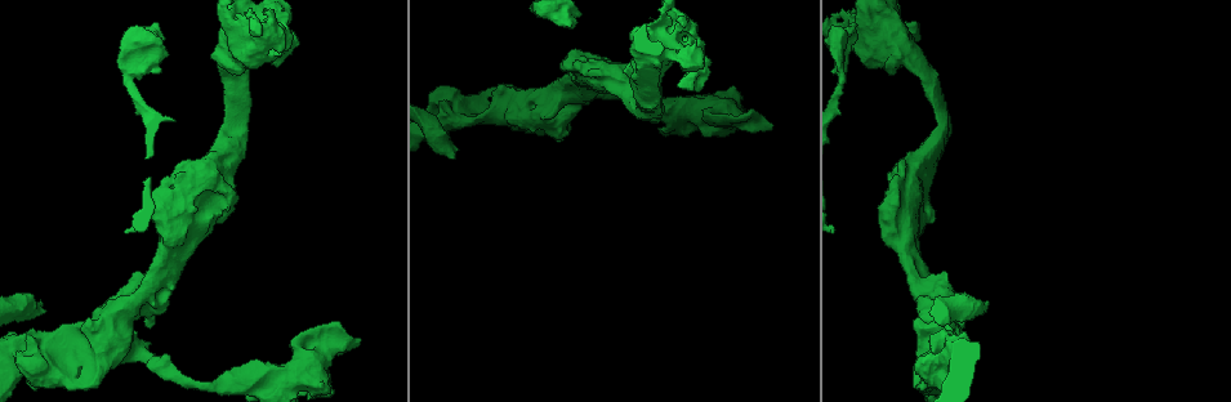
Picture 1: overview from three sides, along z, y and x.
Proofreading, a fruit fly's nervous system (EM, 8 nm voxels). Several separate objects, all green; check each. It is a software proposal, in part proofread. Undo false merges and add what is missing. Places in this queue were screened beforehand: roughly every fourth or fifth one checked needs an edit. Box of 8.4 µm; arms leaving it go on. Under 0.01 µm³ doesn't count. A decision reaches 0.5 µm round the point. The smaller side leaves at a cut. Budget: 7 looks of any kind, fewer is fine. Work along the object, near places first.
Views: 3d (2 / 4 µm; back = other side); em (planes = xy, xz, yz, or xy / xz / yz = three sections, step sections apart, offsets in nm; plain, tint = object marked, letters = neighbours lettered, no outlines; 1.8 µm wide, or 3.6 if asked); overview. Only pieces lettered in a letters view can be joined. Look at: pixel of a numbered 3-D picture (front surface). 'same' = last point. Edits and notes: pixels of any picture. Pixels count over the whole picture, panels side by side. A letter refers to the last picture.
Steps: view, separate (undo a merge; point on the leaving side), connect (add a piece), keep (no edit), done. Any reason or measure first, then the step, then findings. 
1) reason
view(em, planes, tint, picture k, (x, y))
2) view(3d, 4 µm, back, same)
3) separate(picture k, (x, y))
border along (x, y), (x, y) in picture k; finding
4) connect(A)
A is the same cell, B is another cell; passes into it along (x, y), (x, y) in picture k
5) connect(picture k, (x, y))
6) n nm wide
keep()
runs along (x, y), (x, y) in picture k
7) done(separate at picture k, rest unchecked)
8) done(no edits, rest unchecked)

abrupt turn
view(em, yz, step 16, tint, picture 1, (475, 106))

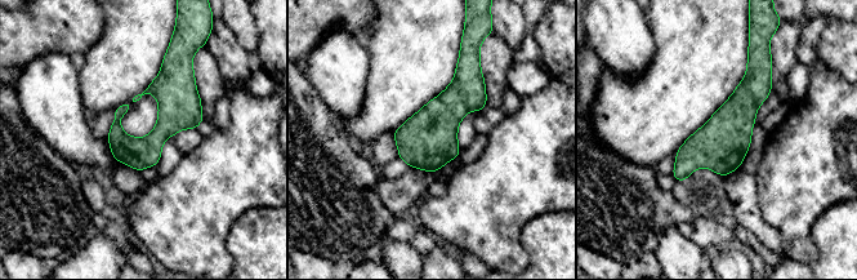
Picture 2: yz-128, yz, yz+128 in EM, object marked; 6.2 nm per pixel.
another direction
view(em, planes, letters, same)

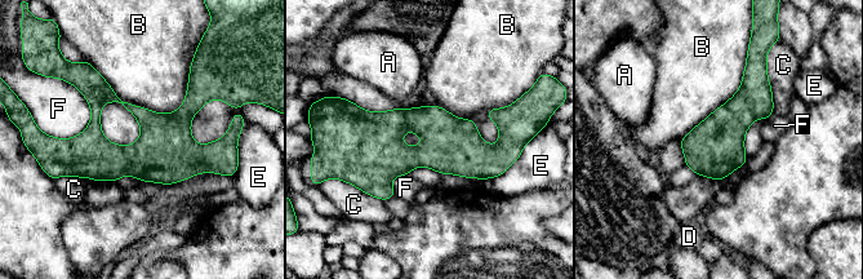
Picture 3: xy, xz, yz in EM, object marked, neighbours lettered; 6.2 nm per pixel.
keep()
A, B, C, D, E and F are other cells; one cell here

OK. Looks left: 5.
thick end
view(3d, 4 µm, picture 1, (988, 303))

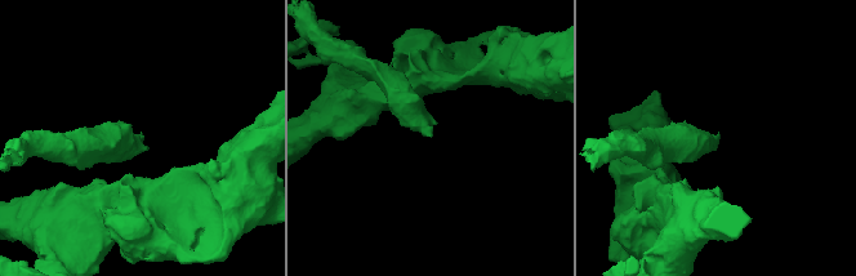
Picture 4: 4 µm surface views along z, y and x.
view(em, xz, step 8, letters, picture 4, (138, 134))

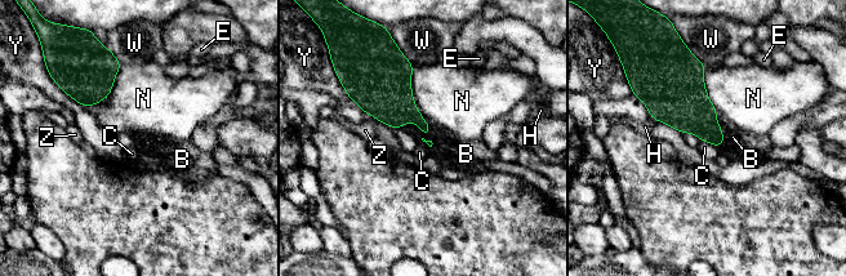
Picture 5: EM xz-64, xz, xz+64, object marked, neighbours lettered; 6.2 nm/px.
connect(B)
B is the same cell, C, E, H, N, W, Y and Z are other cells; passes into it along (686, 107), (720, 129), (733, 137) in picture 5; it goes on there

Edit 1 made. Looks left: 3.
view(overview)

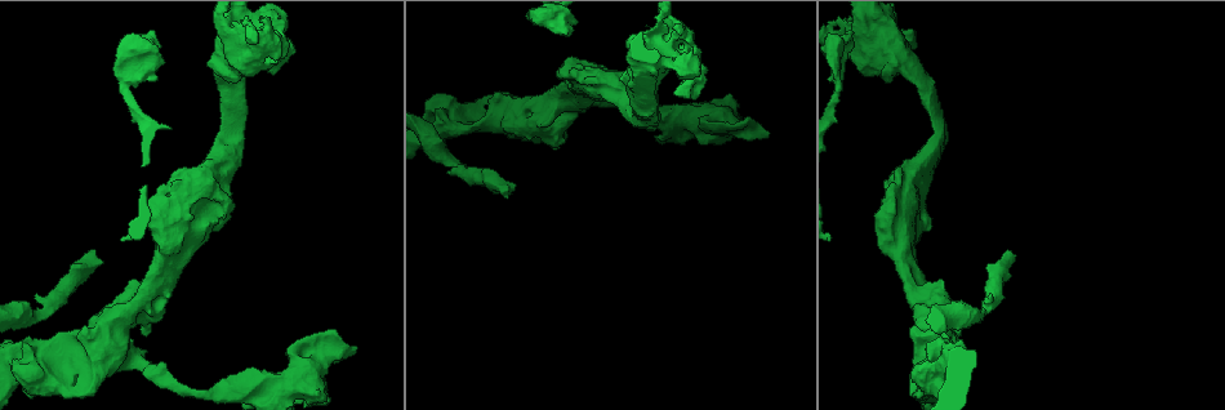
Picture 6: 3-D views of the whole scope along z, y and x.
branch stops here
view(em, planes, letters, picture 6, (93, 249))

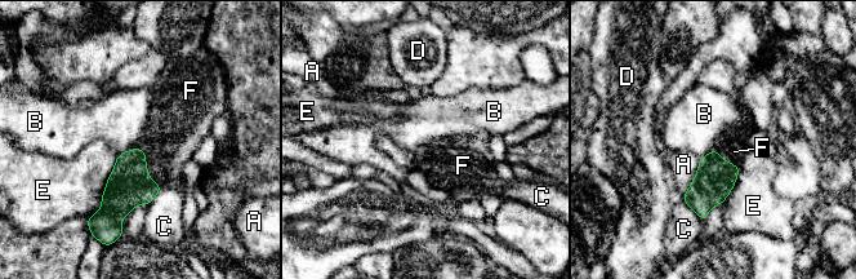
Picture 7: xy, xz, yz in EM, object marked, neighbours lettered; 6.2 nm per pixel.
connect(F)
F is the same cell, A, B, C, D and E are other cells; passes into it along (129, 185), (146, 169), (173, 140) in picture 7; the cell continues

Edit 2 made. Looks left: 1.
done(connect at picture 5, connect at picture 7, rest unchecked)

